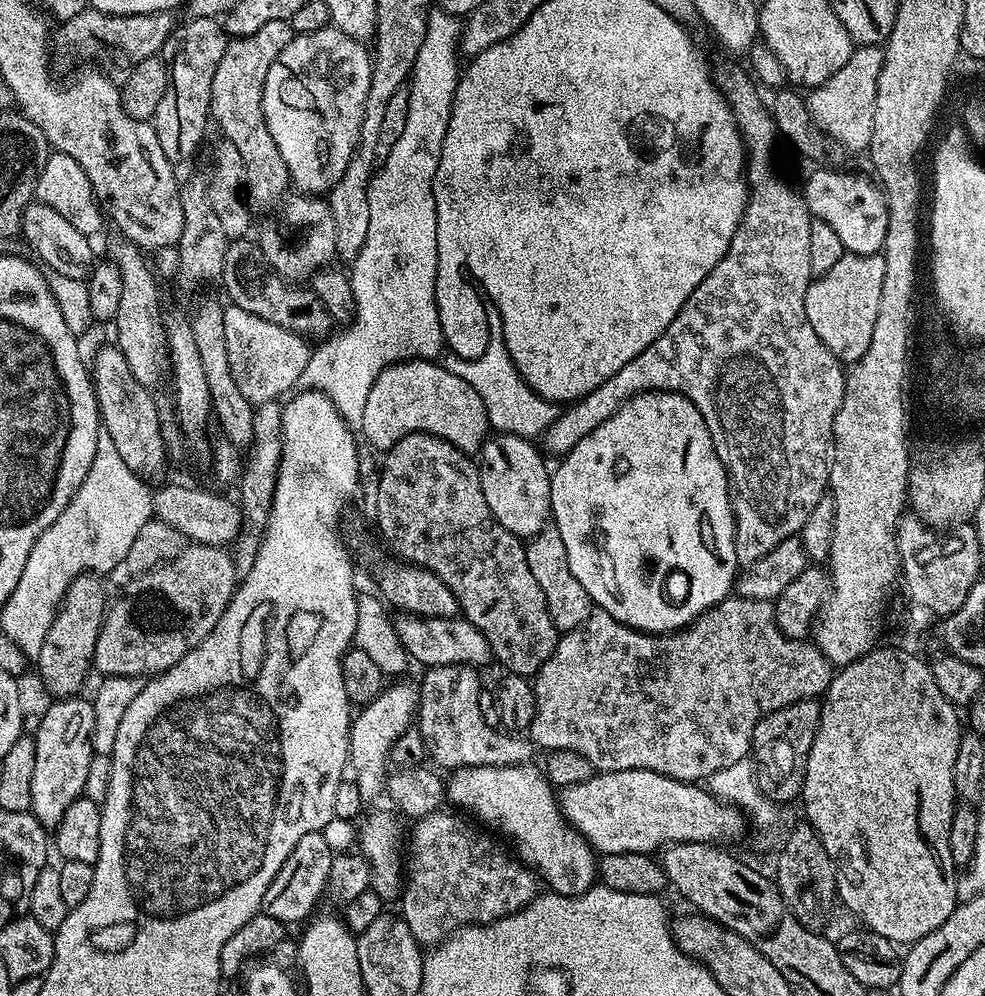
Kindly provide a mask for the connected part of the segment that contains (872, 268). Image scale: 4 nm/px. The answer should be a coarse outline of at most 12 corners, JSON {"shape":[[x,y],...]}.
{"shape":[[846,254],[806,290],[814,334],[845,365],[870,346],[883,255]]}

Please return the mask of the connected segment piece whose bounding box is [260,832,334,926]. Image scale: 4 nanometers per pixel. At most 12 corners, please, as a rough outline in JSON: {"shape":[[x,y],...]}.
{"shape":[[323,832],[290,850],[260,912],[286,926],[313,915],[334,850]]}

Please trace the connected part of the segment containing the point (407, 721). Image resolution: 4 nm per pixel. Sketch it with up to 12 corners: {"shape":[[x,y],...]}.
{"shape":[[389,683],[355,713],[351,767],[365,802],[385,791],[389,752],[413,727],[415,683]]}

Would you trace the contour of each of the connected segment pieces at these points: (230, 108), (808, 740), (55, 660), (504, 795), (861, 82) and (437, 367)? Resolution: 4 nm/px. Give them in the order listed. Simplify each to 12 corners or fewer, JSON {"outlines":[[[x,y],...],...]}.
{"outlines":[[[291,23],[229,39],[211,119],[242,157],[246,199],[275,209],[290,188],[262,90]],[[799,700],[754,726],[751,759],[773,805],[799,797],[821,701]],[[92,574],[74,578],[34,658],[52,698],[75,697],[106,615]],[[531,762],[457,768],[447,799],[512,840],[555,895],[597,883],[597,853]],[[857,47],[807,93],[833,145],[867,149],[883,47]],[[431,360],[378,374],[359,431],[379,450],[411,432],[489,435],[486,406]]]}

